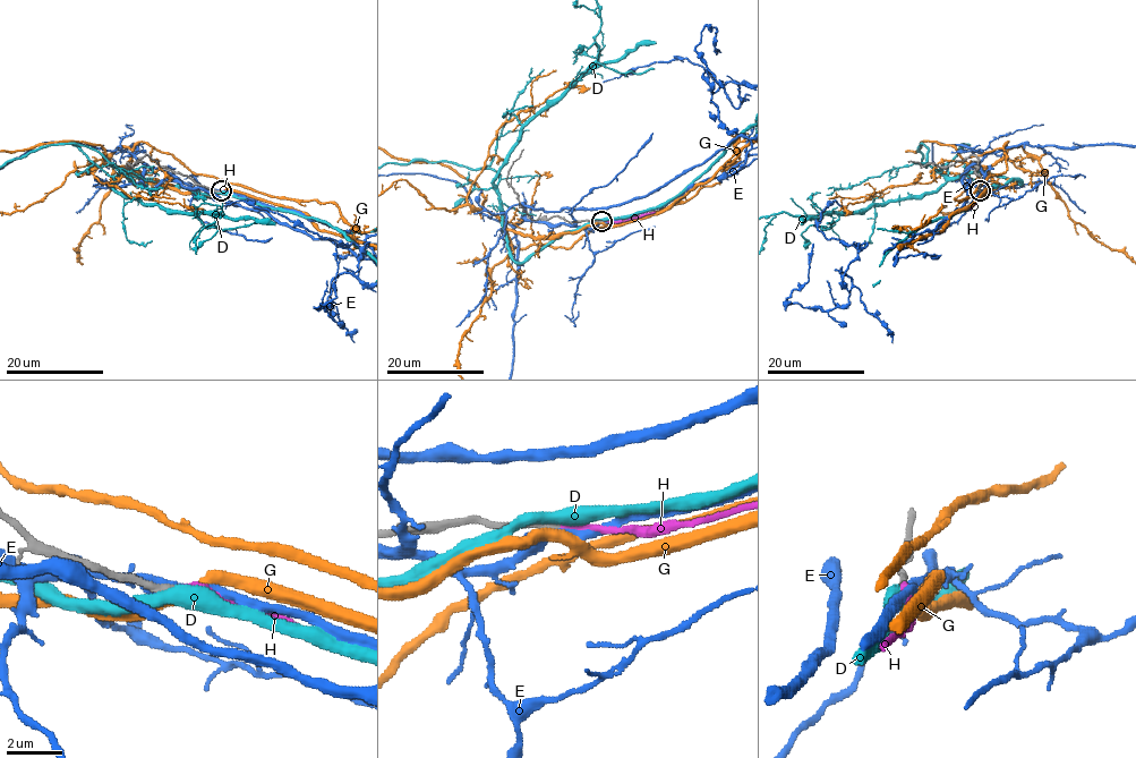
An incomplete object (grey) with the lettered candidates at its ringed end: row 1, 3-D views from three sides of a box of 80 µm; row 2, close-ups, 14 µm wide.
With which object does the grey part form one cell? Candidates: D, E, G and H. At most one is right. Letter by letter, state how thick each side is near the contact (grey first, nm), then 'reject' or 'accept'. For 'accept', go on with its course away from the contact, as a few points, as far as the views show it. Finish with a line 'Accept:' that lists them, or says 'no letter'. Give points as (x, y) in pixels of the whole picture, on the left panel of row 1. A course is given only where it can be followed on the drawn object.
D: calibres 280 and 460 nm; reject
E: calibres 280 and 440 nm; reject
G: calibres 280 and 420 nm; reject
H: calibres 240 and 260 nm; accept
Accept: H

